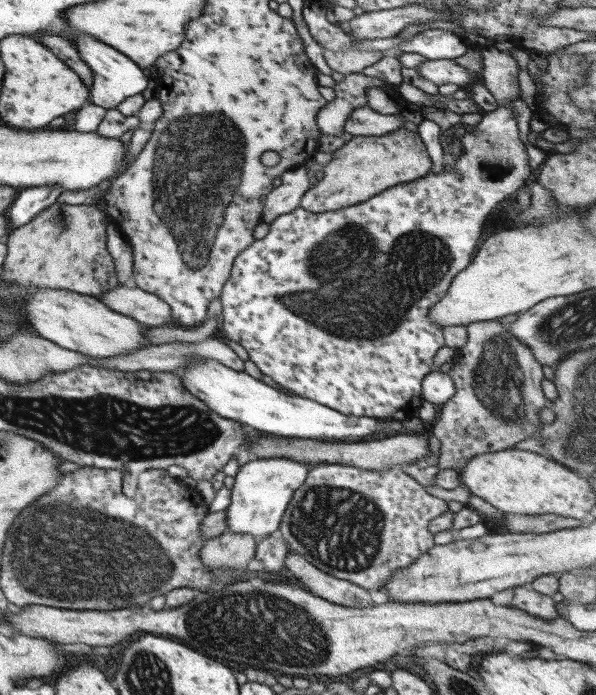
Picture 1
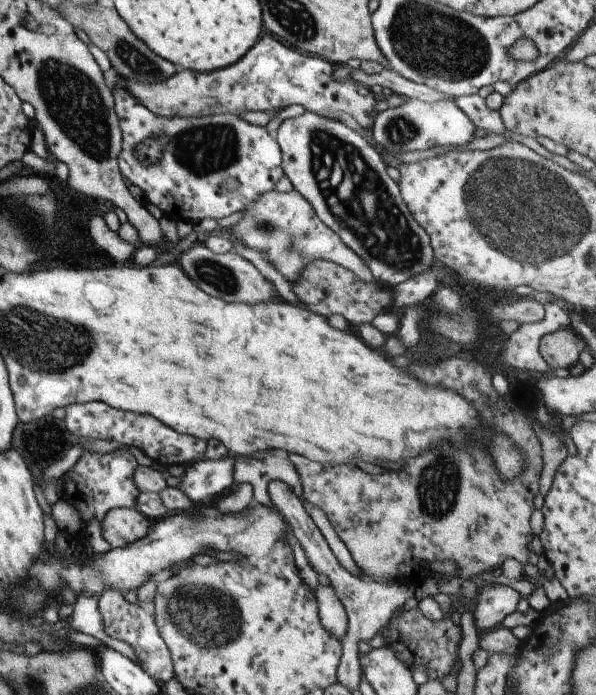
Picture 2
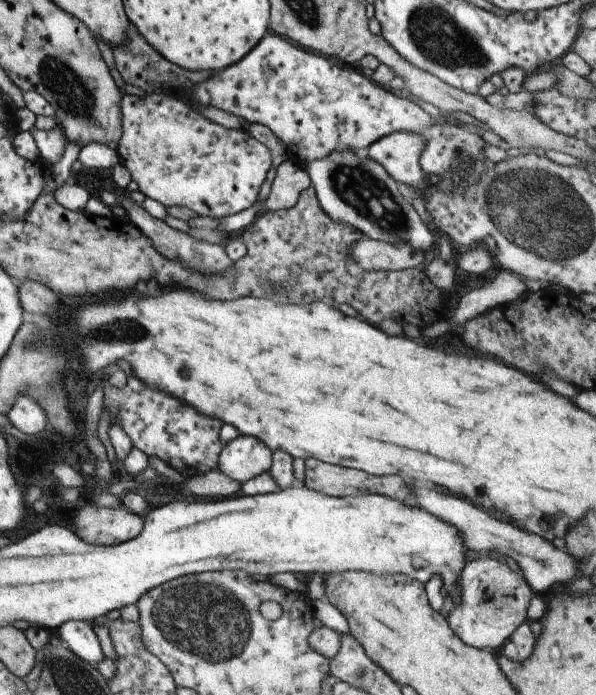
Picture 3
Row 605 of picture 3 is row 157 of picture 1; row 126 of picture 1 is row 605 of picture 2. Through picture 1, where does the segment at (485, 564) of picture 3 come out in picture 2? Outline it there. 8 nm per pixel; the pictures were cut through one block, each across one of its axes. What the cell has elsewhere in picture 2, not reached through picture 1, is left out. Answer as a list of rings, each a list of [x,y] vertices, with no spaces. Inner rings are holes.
[[[489,582],[479,588],[474,602],[474,619],[478,632],[496,629],[510,614],[517,611],[522,596],[512,588]]]

